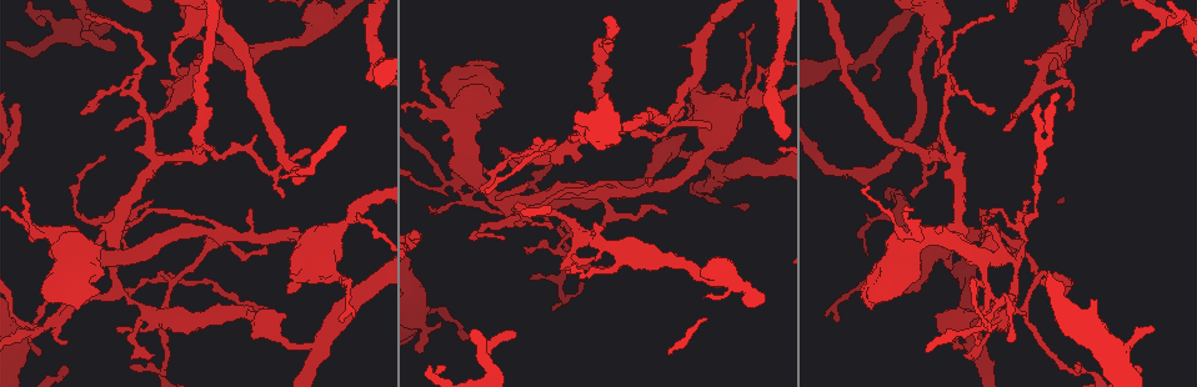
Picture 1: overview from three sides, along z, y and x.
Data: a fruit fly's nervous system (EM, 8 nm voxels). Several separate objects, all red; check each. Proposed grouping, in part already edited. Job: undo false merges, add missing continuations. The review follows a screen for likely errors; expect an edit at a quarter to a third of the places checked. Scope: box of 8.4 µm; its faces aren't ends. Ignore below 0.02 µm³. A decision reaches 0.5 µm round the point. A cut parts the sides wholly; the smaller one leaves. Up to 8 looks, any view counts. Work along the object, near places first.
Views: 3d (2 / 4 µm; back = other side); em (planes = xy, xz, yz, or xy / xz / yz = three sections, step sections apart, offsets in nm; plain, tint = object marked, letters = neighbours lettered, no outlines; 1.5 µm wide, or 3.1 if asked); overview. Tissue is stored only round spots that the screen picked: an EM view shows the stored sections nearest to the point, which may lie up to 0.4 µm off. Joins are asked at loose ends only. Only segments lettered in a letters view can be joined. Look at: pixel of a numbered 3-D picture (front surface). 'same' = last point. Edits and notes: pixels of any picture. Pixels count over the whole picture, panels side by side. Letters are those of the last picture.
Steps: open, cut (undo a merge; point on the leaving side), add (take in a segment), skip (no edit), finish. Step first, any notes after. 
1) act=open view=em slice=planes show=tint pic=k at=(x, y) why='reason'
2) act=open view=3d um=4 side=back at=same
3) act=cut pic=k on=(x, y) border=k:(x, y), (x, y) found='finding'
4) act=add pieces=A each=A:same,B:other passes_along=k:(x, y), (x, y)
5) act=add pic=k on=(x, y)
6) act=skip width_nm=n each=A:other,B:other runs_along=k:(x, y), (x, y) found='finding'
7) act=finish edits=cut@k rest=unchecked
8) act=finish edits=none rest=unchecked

act=open view=em slice=planes show=letters pic=1 at=(267, 45) why='sudden change in width'

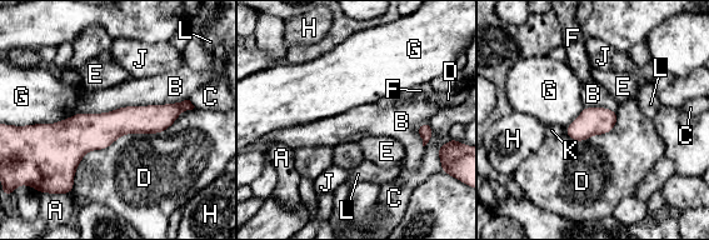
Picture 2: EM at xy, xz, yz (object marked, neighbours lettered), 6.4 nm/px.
act=skip width_nm=180 each=A:other,B:other,C:other,D:other,E:other,F:other,G:other,H:other,J:other,K:other,L:other runs_along=2:(189, 106), (103, 130), (41, 126) found='continuous, no second neuron'

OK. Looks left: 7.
act=open view=em slice=yz step=4 show=tint pic=1 at=(913, 197)

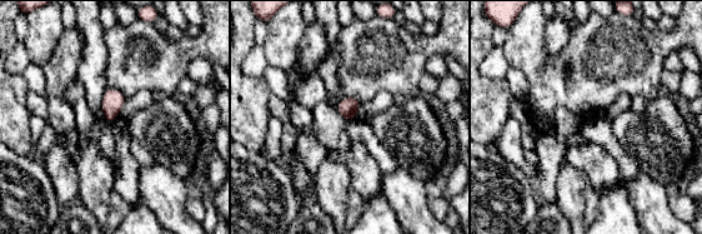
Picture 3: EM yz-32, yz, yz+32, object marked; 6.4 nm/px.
act=open view=em slice=planes show=letters at=same

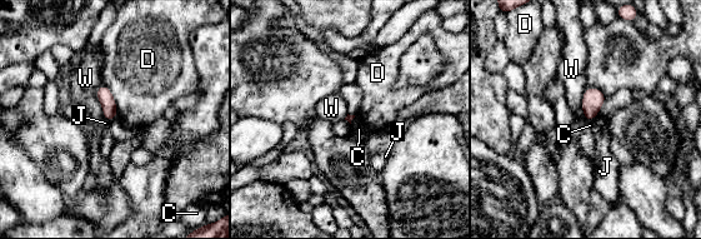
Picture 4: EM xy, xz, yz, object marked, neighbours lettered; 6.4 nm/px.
act=skip each=C:other,D:other,J:other,W:other border=4:(116, 115), (109, 122) found='no lettered segment goes on from it'

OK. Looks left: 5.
act=open view=3d um=4 pic=1 at=(279, 337) why='calibre changes'

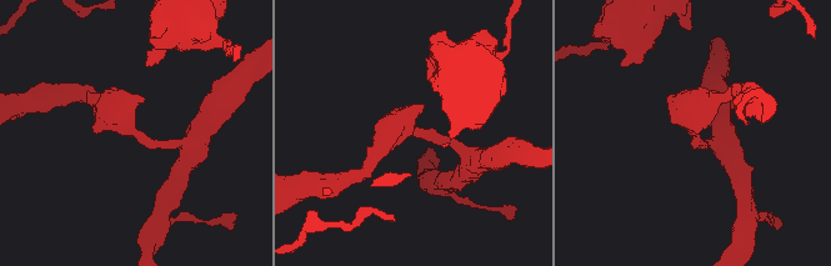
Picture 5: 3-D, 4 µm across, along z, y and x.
act=open view=em slice=planes show=letters pic=5 at=(690, 131) arm_widths_nm=170,260

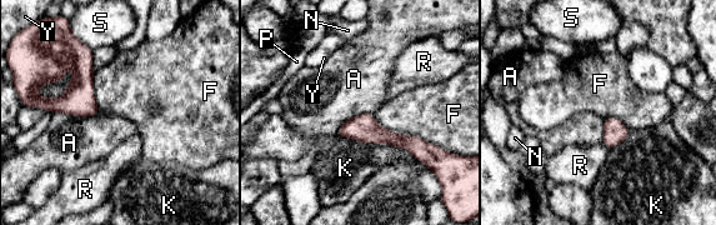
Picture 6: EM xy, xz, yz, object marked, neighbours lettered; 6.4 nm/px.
act=skip width_nm=200 longest_contact=A:320nm each=A:other,F:other,K:other,N:other,P:other,R:other,S:other,Y:other found='one neuron here'

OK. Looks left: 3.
act=finish edits=none rest=unchecked

